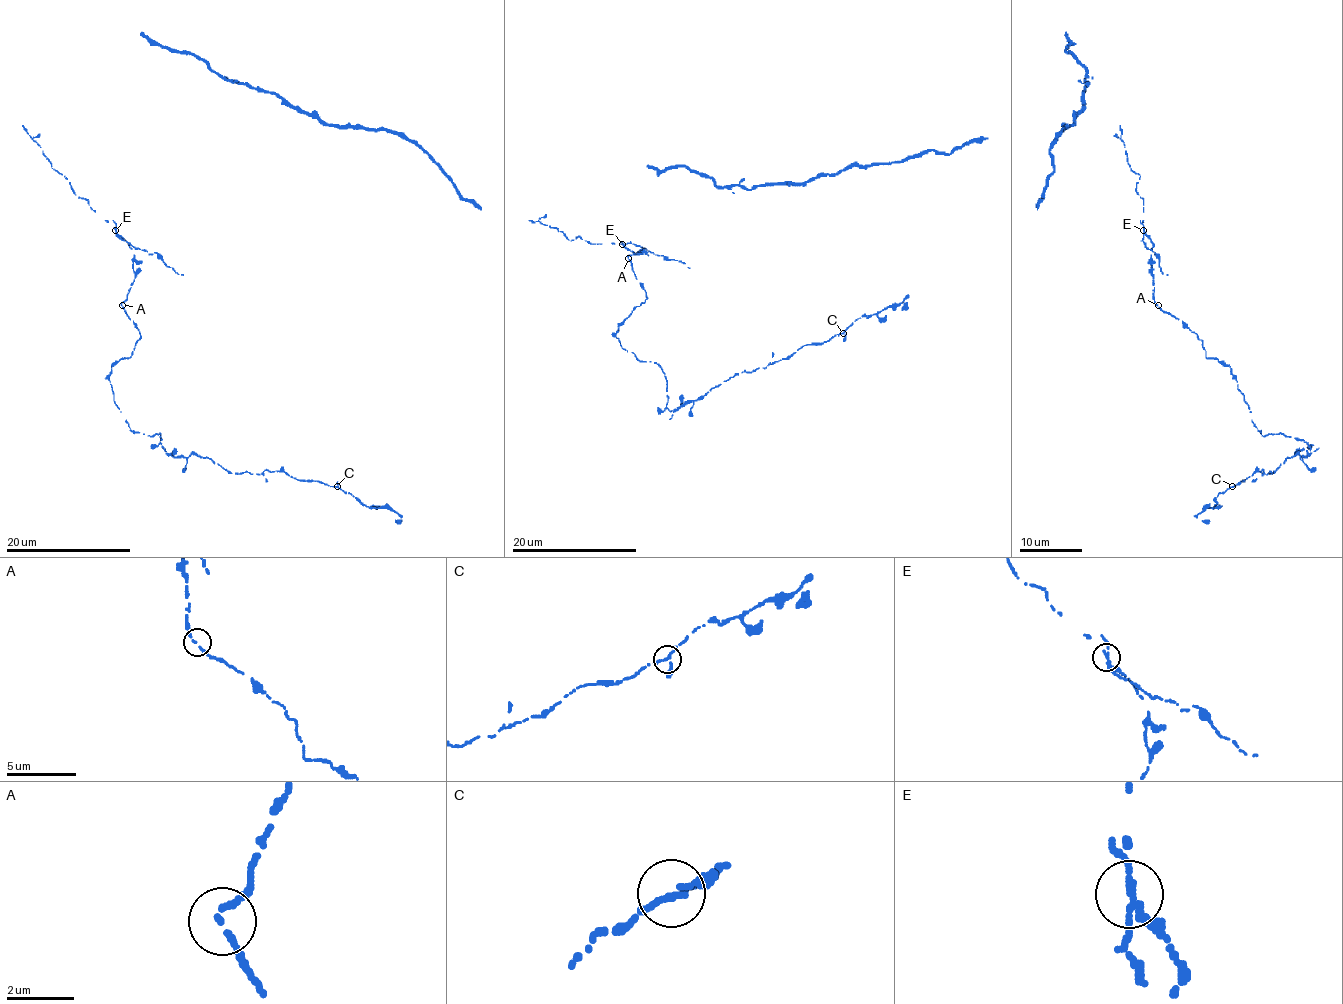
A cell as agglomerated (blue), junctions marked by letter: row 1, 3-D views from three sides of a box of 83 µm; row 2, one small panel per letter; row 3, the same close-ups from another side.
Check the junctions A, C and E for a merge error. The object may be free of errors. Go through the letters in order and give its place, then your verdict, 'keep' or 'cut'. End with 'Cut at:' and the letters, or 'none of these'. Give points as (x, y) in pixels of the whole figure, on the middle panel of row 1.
A: (628, 258) | keep
C: (843, 333) | keep
E: (622, 244) | cut
Cut at: E

